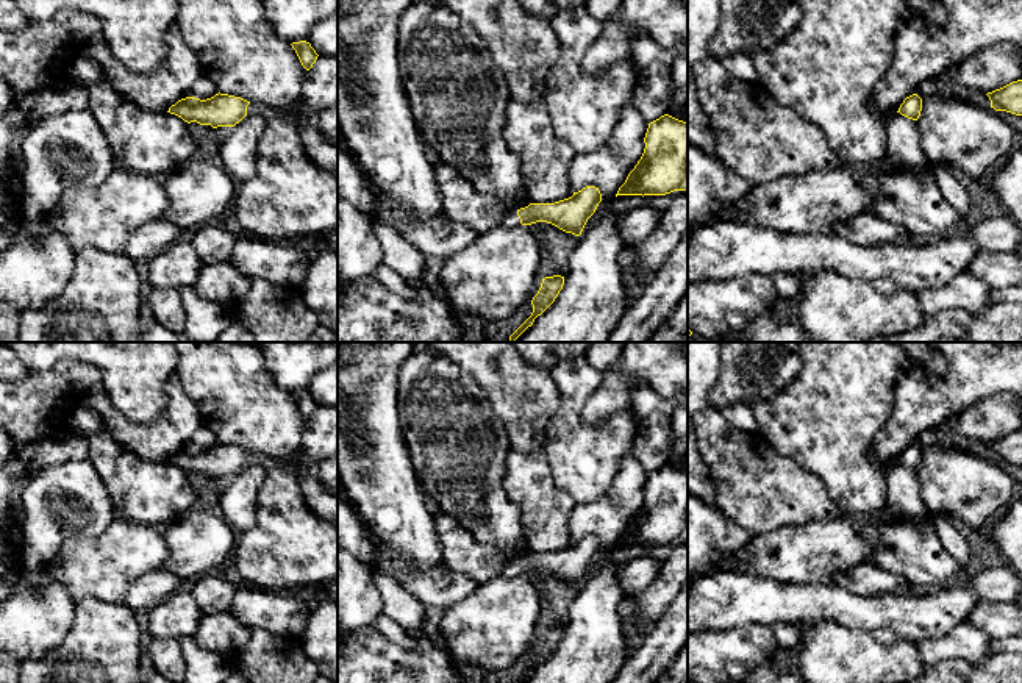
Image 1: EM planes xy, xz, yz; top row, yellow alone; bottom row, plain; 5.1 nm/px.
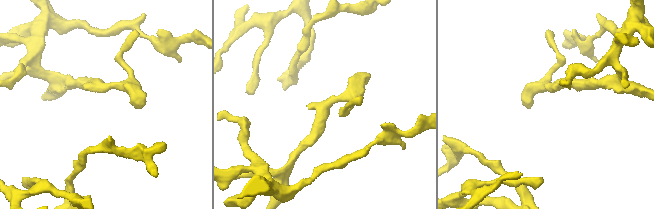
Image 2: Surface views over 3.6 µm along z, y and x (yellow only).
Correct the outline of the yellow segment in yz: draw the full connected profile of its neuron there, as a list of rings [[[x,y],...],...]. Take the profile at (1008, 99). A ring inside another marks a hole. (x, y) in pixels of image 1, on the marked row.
[[[1022,80],[1013,81],[1000,89],[986,94],[991,108],[1022,116]]]

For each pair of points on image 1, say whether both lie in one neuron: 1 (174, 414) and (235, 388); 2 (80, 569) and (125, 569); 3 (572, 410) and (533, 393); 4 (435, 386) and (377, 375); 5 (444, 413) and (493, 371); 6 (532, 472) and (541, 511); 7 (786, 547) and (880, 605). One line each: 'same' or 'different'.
1: different
2: same
3: different
4: different
5: different
6: same
7: different

